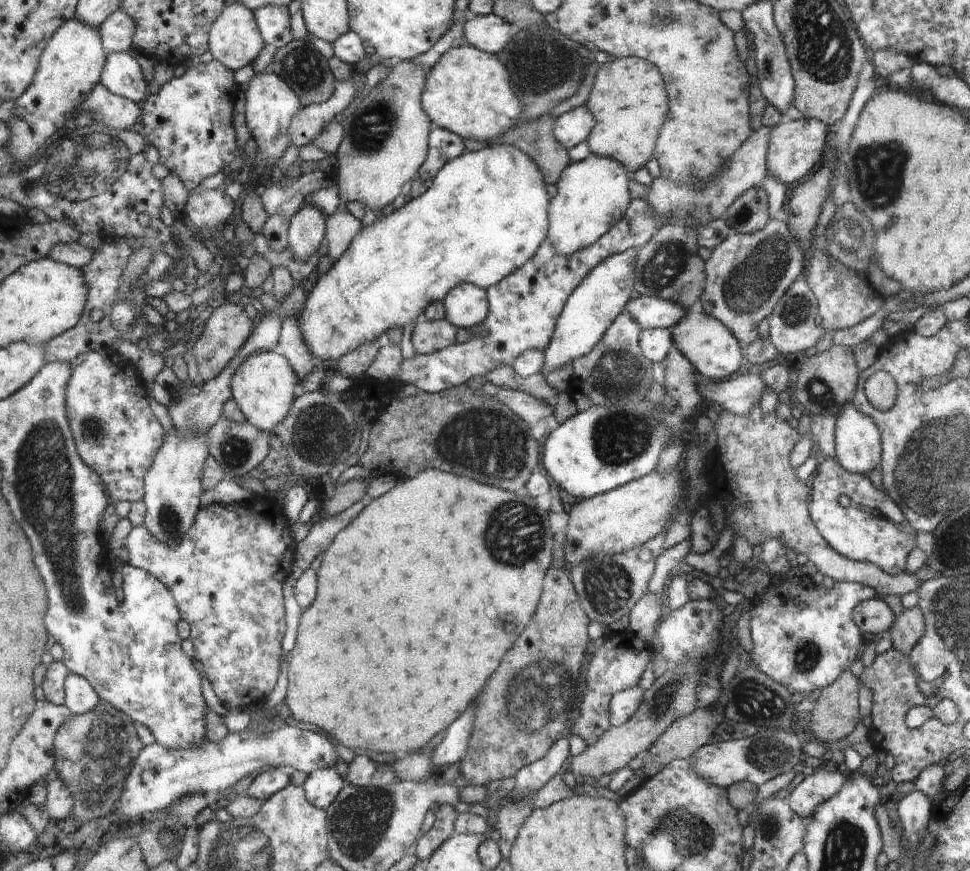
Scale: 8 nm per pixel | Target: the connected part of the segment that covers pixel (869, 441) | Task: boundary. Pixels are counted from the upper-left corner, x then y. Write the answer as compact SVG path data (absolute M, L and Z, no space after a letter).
M846 403L835 418L836 460L850 472L868 476L881 465L881 438L876 424Z

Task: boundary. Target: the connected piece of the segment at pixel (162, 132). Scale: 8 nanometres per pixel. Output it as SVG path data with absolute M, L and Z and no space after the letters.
M214 59L210 63L189 66L182 77L168 82L143 104L146 139L161 154L160 163L180 176L191 192L210 176L226 170L226 166L240 154L232 128L236 92L234 72Z

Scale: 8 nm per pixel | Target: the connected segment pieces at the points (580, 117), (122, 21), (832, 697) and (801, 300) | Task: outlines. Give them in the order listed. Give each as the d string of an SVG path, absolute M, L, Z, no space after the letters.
M586 106L572 108L558 116L552 126L552 134L563 148L570 151L576 145L589 139L590 132L594 129L594 117Z
M118 10L101 28L108 52L131 52L135 48L136 20L126 10Z
M842 672L842 675L838 676L833 684L822 689L822 694L815 701L814 710L812 710L810 728L817 740L830 745L830 742L842 740L844 736L848 736L854 730L856 722L852 722L852 720L858 718L858 686L860 686L860 682L852 672Z
M800 274L786 290L786 294L774 304L772 314L768 317L768 322L770 322L769 339L777 353L784 355L804 353L809 348L816 348L821 338L828 333L824 332L824 326L816 324L816 316L819 315L818 308L816 298L805 282L805 274Z

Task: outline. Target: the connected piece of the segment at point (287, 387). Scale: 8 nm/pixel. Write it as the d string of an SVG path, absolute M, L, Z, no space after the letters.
M273 350L262 351L245 359L233 373L232 397L248 423L270 432L287 418L293 408L294 388L298 384L298 374L285 356Z

